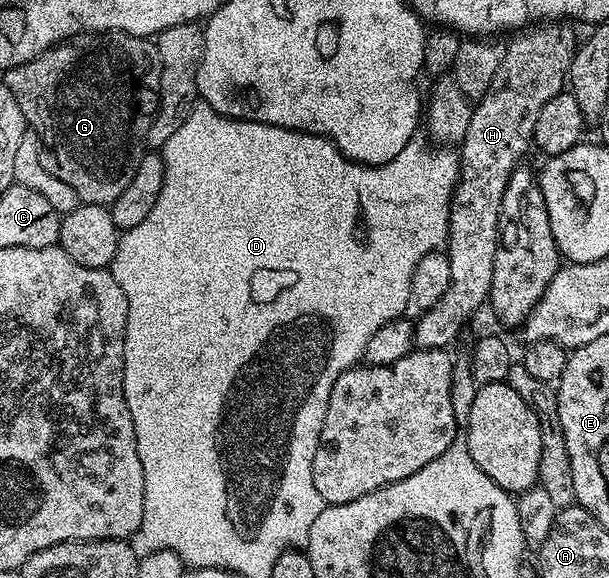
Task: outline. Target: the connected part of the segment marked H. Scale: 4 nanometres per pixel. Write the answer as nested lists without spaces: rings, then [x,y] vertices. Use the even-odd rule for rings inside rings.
[[[544,22],[544,23],[541,23],[539,25],[539,28],[541,27],[540,32],[525,31],[523,34],[520,34],[520,35],[525,34],[525,36],[520,36],[520,37],[517,38],[517,40],[512,40],[512,41],[509,42],[509,44],[506,44],[506,47],[504,48],[504,56],[503,56],[502,59],[500,59],[500,65],[498,66],[498,70],[494,74],[494,82],[492,83],[492,88],[488,91],[488,93],[486,93],[486,95],[483,96],[482,99],[480,99],[480,101],[478,101],[478,103],[475,105],[475,107],[473,107],[472,117],[470,118],[470,126],[466,130],[466,134],[464,135],[463,141],[459,145],[459,148],[458,148],[458,155],[460,157],[460,178],[456,182],[456,191],[453,192],[453,194],[452,194],[452,202],[451,202],[451,205],[448,209],[448,243],[446,245],[446,255],[448,257],[448,261],[450,262],[450,286],[448,286],[446,288],[446,294],[442,294],[442,298],[438,298],[438,302],[434,302],[434,306],[430,306],[429,308],[423,309],[423,312],[422,312],[421,316],[424,316],[424,317],[422,317],[420,321],[418,319],[415,321],[415,324],[414,324],[414,344],[415,344],[416,348],[443,348],[443,349],[447,349],[449,347],[448,343],[450,343],[451,340],[454,339],[455,336],[458,335],[459,332],[463,330],[464,323],[466,323],[467,320],[470,319],[471,316],[474,315],[475,312],[478,311],[479,308],[483,306],[483,304],[484,304],[484,307],[485,307],[485,305],[487,305],[489,303],[490,297],[492,295],[492,283],[494,282],[494,258],[496,257],[496,244],[497,244],[497,242],[500,241],[500,211],[502,210],[502,198],[506,194],[506,186],[510,182],[510,178],[514,174],[514,170],[518,167],[521,167],[521,164],[522,164],[523,160],[520,160],[520,159],[522,159],[523,156],[527,154],[528,144],[529,144],[529,148],[530,148],[530,145],[533,143],[532,135],[534,134],[534,122],[538,122],[538,114],[542,114],[542,106],[546,106],[546,102],[550,102],[550,98],[554,98],[556,95],[558,95],[558,93],[560,93],[562,91],[565,91],[566,81],[567,81],[567,78],[568,78],[568,67],[570,67],[570,65],[572,65],[572,53],[575,52],[577,47],[578,47],[578,36],[577,36],[577,40],[576,40],[575,34],[572,33],[571,30],[567,28],[567,26],[569,27],[569,25],[567,23],[564,23],[564,22]]]

